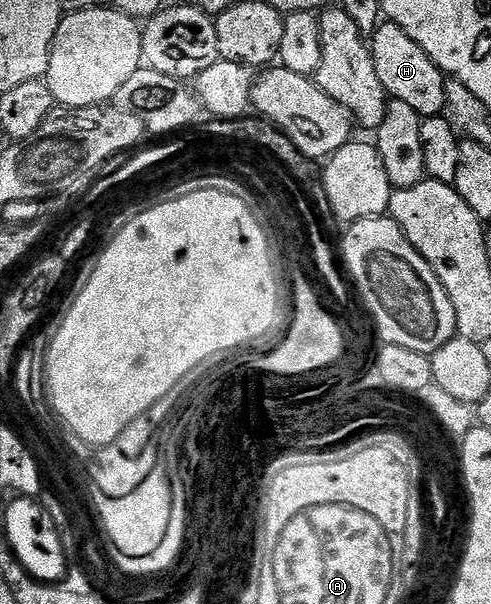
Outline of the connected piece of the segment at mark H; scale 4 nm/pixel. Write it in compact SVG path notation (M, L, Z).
M385 22L371 36L371 51L375 62L375 74L379 74L379 82L383 82L385 91L399 102L407 102L422 116L440 116L446 111L444 72L431 62L431 58L408 36L398 24Z

